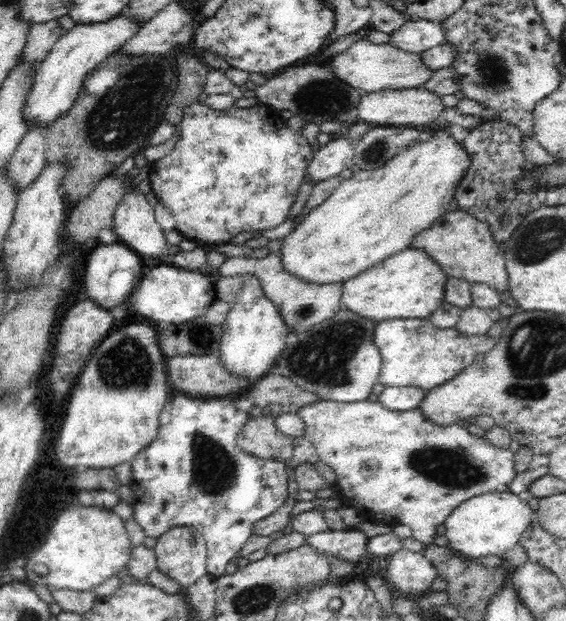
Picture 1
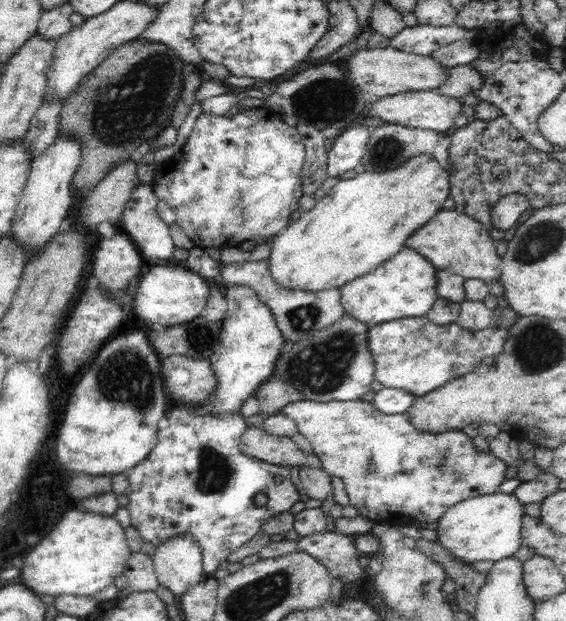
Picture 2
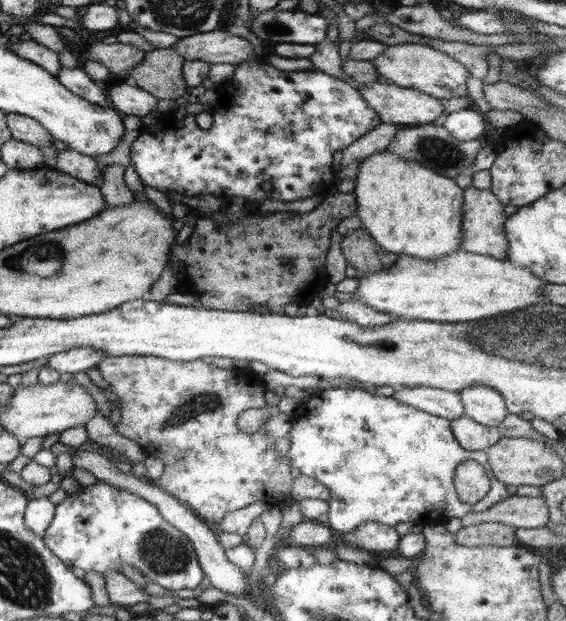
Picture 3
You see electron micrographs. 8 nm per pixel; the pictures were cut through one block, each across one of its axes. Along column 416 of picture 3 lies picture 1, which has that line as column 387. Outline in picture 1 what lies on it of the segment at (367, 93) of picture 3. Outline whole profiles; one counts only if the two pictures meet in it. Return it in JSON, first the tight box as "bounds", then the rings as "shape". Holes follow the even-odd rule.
{"bounds":[358,88,444,127],"shape":[[[419,88],[402,90],[382,90],[380,92],[362,93],[358,100],[358,120],[369,122],[373,126],[415,127],[415,126],[438,126],[438,120],[442,120],[444,112],[442,97],[434,92]]]}

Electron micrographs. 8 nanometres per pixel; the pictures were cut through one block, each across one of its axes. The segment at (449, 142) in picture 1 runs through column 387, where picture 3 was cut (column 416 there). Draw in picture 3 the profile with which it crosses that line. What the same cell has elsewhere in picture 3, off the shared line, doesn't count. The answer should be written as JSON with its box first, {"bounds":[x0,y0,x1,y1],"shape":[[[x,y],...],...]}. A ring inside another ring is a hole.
{"bounds":[354,150,464,260],"shape":[[[382,150],[362,159],[354,178],[356,195],[356,215],[360,217],[364,230],[388,252],[408,255],[420,260],[436,260],[460,250],[462,244],[462,216],[464,216],[463,188],[455,179],[442,176],[426,168],[416,160],[406,160],[394,152]]]}

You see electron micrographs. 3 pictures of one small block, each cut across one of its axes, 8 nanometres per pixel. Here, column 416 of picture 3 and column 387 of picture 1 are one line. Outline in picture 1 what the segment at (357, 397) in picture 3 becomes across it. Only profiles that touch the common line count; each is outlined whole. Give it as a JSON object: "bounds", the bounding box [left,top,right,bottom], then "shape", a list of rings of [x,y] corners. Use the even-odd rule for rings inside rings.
{"bounds":[297,399,517,546],"shape":[[[367,399],[358,402],[339,403],[336,401],[318,401],[312,404],[302,405],[298,410],[297,416],[304,422],[305,432],[303,434],[314,448],[317,450],[319,459],[326,463],[335,472],[334,485],[338,489],[338,495],[343,505],[356,506],[360,516],[364,519],[380,520],[395,527],[399,524],[406,524],[412,529],[412,537],[421,542],[423,546],[434,543],[436,536],[436,526],[442,524],[447,516],[465,500],[473,496],[488,494],[493,492],[506,492],[509,490],[510,483],[517,475],[514,469],[514,453],[515,447],[498,448],[484,437],[478,437],[470,433],[467,428],[460,427],[456,424],[451,426],[438,426],[430,421],[426,421],[426,417],[418,411],[418,409],[395,412],[385,408],[378,401],[370,402]]]}

